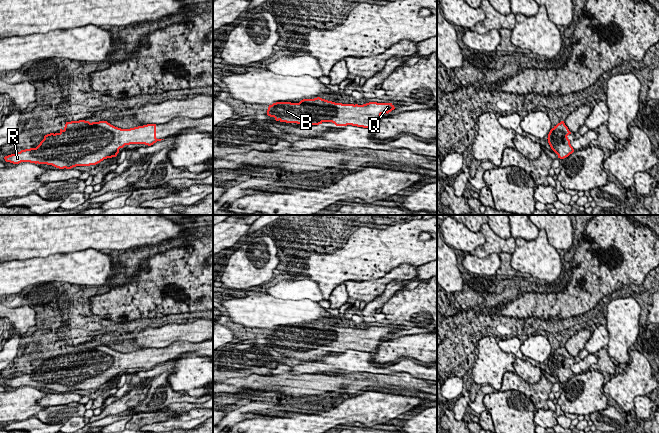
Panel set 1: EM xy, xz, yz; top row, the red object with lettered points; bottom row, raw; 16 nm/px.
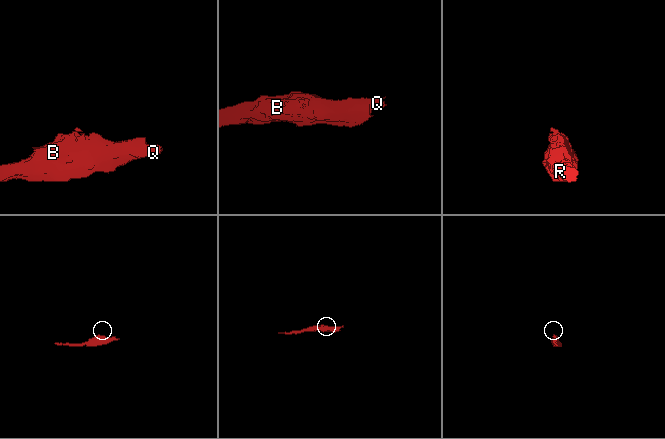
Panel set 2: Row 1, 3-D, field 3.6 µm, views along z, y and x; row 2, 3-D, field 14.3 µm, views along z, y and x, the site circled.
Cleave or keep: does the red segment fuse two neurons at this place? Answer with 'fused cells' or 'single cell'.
fused cells

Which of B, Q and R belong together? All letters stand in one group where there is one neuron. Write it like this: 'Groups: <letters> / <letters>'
Groups: B R / Q

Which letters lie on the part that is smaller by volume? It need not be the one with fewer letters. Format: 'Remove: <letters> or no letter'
Remove: Q

